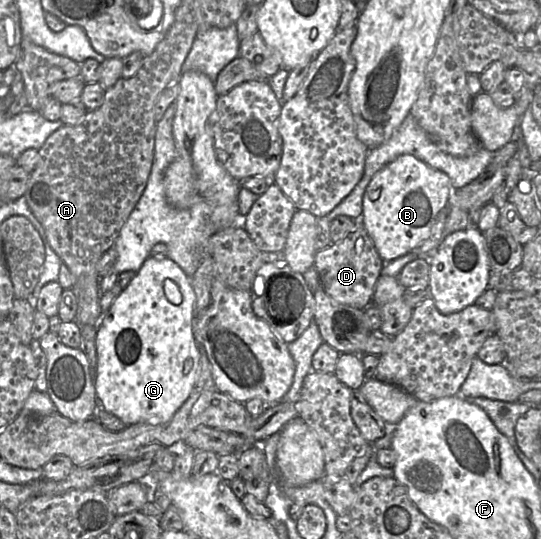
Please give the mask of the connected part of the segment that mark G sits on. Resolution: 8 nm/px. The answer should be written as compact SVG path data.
M150 256L136 273L132 282L123 290L119 298L111 308L101 316L101 324L96 337L96 349L98 356L97 376L95 378L95 390L99 408L118 417L127 426L138 423L157 425L169 421L174 414L188 400L193 389L197 386L200 374L201 351L193 333L193 321L196 317L196 294L192 285L192 279L183 269L170 258L157 258Z

